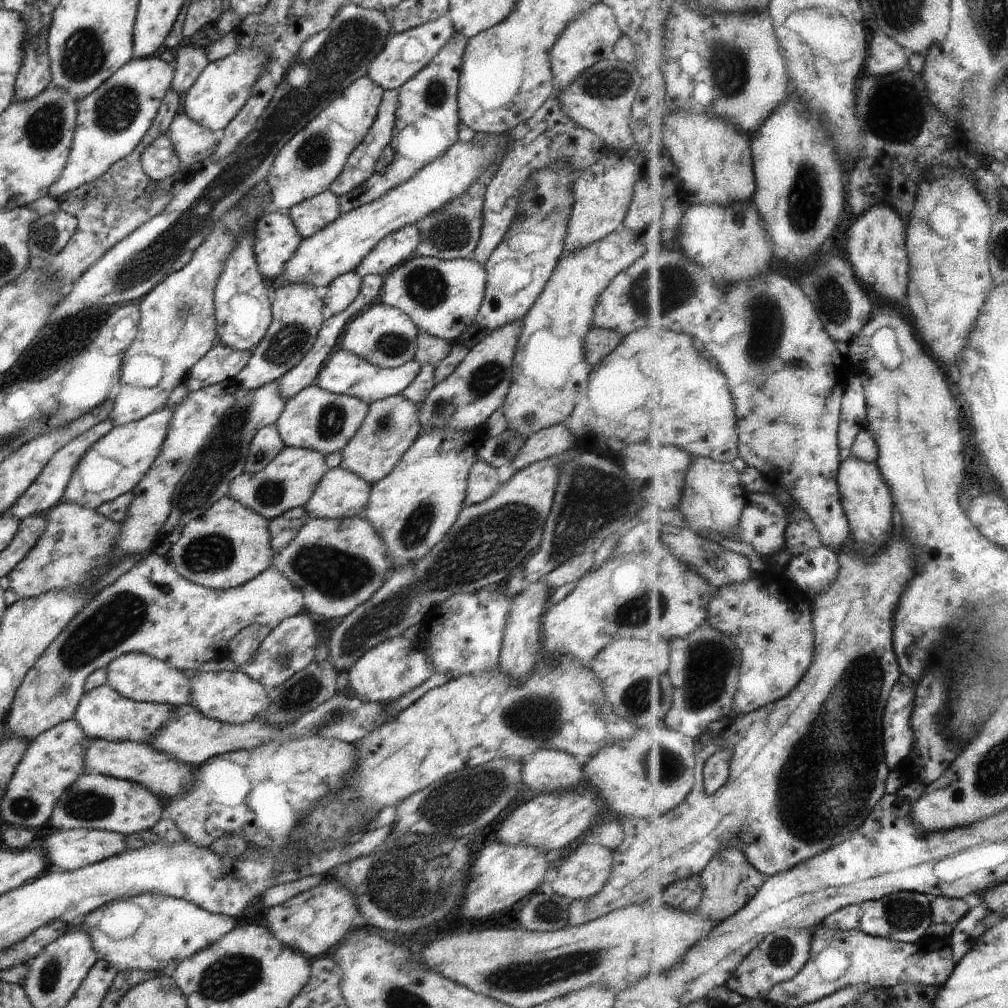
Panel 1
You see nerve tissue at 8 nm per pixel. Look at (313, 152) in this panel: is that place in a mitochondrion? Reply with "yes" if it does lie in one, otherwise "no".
yes

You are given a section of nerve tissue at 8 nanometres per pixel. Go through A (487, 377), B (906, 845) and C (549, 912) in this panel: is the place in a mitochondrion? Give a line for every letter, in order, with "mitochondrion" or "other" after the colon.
A: mitochondrion
B: other
C: mitochondrion

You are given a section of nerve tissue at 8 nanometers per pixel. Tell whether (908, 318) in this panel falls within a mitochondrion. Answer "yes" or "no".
no

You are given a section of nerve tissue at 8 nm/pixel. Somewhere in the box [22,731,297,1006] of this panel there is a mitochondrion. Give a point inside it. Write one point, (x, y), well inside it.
(233, 975)

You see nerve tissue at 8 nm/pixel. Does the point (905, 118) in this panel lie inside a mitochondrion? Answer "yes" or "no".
yes

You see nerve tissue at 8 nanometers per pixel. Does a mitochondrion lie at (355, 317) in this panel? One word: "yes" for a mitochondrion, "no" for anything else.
no

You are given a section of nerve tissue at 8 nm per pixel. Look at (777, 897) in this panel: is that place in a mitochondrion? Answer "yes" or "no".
no

